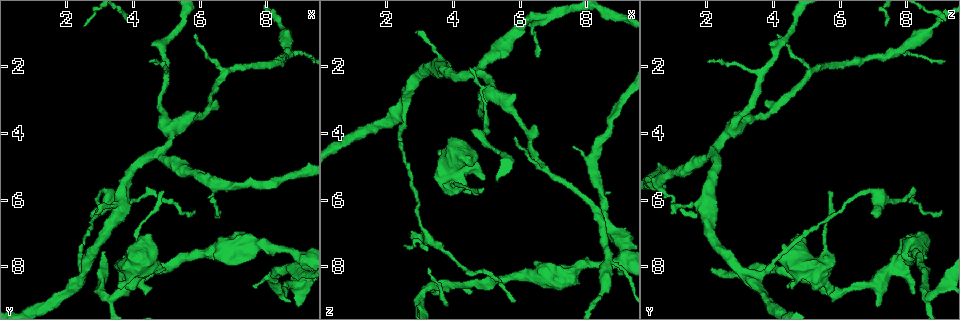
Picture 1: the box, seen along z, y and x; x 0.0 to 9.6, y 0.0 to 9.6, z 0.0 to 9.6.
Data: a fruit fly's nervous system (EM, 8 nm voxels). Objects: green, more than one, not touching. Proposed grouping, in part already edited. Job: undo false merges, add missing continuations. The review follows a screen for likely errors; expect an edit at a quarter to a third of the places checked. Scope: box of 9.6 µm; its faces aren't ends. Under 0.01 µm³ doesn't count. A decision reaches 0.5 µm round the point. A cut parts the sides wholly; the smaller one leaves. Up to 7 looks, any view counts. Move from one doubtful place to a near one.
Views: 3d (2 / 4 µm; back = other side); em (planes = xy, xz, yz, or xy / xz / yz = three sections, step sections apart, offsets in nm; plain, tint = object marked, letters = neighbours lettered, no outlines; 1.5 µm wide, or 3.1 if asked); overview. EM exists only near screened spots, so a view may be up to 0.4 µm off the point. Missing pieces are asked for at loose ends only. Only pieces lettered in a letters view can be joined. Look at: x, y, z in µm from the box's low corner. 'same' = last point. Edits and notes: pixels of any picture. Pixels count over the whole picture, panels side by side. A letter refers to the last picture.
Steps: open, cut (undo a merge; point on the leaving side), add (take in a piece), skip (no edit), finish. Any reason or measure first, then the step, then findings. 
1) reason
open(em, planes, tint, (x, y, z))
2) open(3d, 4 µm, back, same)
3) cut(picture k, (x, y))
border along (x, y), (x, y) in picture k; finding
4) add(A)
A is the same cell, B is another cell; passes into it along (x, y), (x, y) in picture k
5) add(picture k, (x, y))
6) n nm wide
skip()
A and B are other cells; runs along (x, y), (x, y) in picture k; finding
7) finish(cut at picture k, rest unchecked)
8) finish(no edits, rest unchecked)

thin end
open(em, xz, step 4, tint, (4.90, 5.80, 5.65))

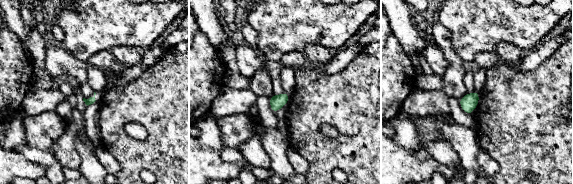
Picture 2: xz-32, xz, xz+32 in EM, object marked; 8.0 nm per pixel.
open(em, planes, letters, same)

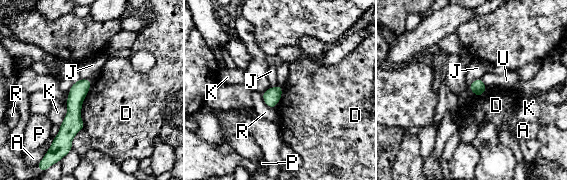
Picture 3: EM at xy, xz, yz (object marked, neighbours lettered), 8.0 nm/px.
skip()
A, D, J, K, P, R and U are other cells; runs along (86, 81), (75, 98), (68, 144) in picture 3; no lettered piece goes on from it

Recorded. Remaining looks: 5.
branch point
open(3d, 2 µm, back, (8.90, 8.55, 7.15))

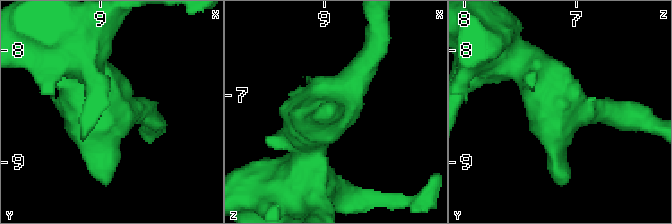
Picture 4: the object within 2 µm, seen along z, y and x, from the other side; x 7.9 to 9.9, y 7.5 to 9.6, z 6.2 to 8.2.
open(em, xy, step 8, tint, (8.96, 8.52, 7.12))

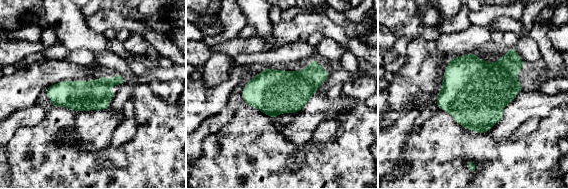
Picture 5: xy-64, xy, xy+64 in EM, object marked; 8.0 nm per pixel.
open(em, planes, letters, same)

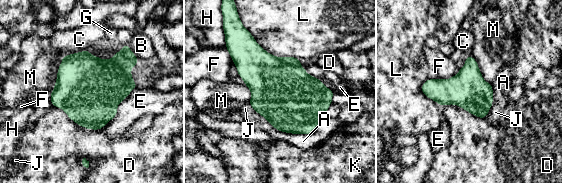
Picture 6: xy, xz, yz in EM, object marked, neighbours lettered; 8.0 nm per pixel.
skip()
A, B, C, D, E, F, G, H, J, K, L and M are other cells; border along (459, 70), (449, 78), (429, 78) in picture 6; one neuron here

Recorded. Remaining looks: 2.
finish(no edits, rest unchecked)

